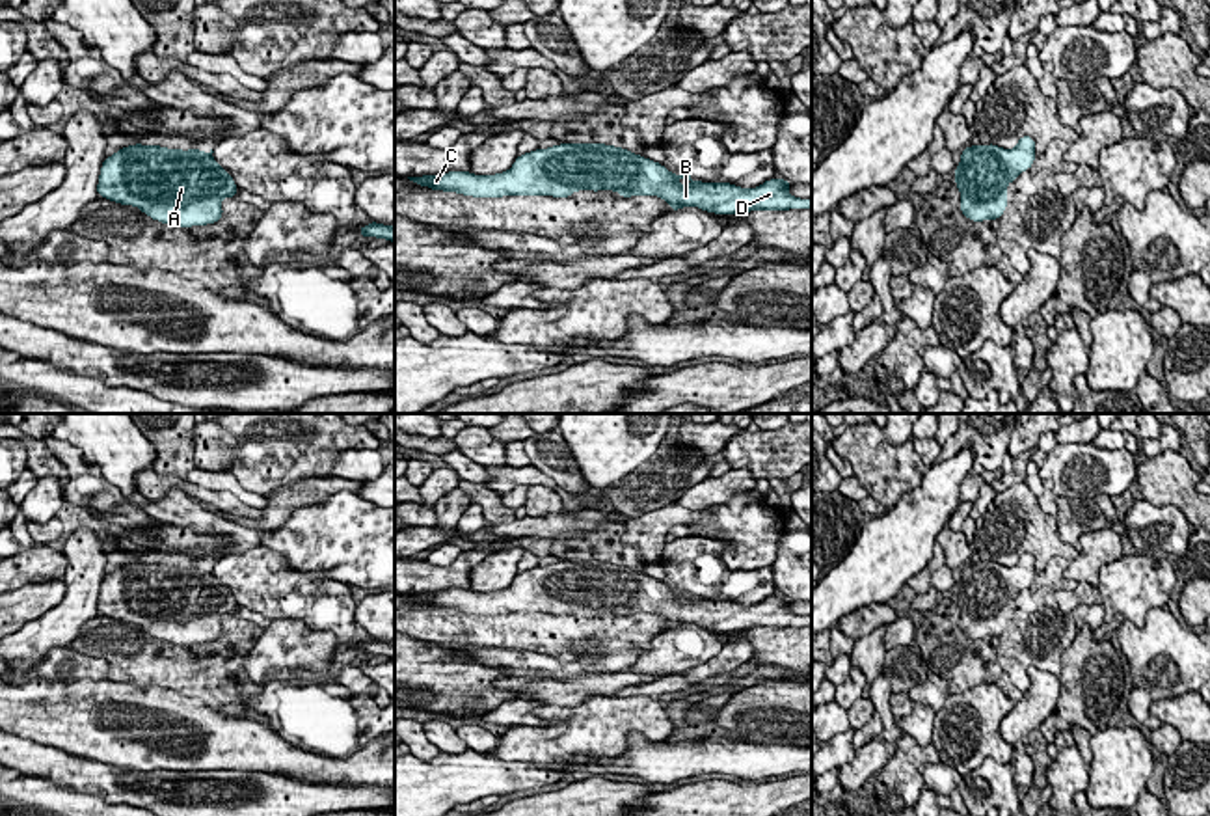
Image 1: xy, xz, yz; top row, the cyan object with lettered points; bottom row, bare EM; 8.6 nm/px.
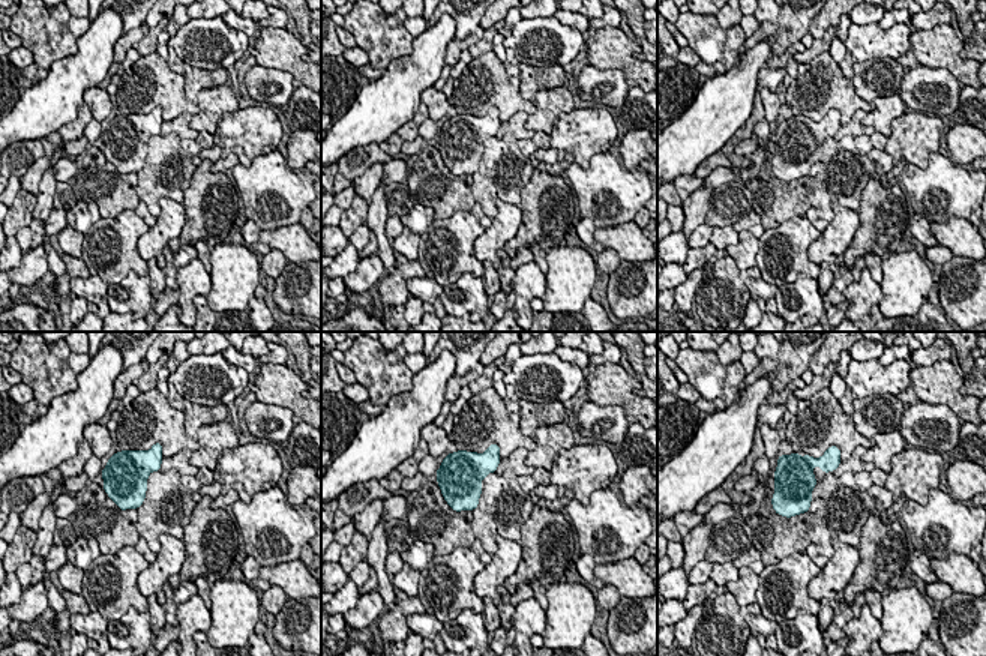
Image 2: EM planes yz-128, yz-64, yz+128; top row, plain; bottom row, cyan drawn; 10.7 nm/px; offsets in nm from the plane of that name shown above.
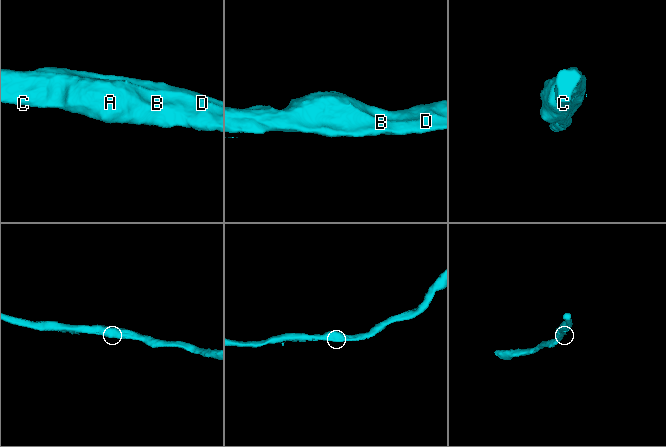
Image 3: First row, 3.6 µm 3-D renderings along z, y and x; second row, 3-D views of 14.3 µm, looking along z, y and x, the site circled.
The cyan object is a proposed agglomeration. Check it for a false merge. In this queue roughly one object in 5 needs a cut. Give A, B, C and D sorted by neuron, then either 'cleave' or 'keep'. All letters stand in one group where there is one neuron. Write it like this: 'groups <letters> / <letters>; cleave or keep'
groups A B C D; keep

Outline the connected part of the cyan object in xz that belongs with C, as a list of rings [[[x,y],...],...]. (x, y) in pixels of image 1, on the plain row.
[[[558,561],[519,572],[512,585],[495,592],[447,589],[439,592],[408,594],[430,607],[456,609],[471,615],[551,613],[570,615],[579,607],[611,607],[620,615],[657,613],[672,630],[698,624],[713,632],[739,632],[750,628],[812,626],[812,617],[787,609],[786,596],[769,596],[756,605],[732,600],[692,598],[676,592],[663,581],[629,566],[607,561]]]

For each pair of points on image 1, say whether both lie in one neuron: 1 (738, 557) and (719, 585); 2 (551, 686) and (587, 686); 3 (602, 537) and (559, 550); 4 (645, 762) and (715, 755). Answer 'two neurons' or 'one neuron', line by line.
1: two neurons
2: one neuron
3: one neuron
4: one neuron

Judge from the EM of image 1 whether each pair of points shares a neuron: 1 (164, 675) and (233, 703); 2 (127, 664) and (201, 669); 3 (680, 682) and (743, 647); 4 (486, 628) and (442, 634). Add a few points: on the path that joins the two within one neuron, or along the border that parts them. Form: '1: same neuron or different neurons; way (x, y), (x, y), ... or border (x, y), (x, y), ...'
1: same neuron; way (181, 675), (200, 692), (216, 699)
2: same neuron; way (146, 664), (183, 667)
3: same neuron; way (695, 677), (728, 658)
4: same neuron; way (475, 630), (453, 630)

